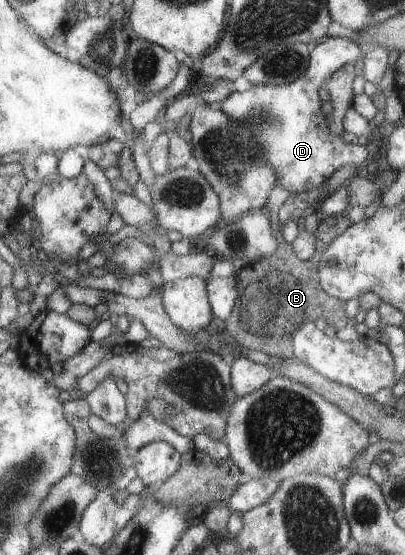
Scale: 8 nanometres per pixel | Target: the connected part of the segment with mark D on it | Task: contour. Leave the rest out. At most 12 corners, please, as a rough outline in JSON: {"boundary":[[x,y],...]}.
{"boundary":[[325,36],[285,87],[251,87],[221,113],[255,125],[276,185],[302,193],[365,146],[329,133],[327,78],[363,55]]}

